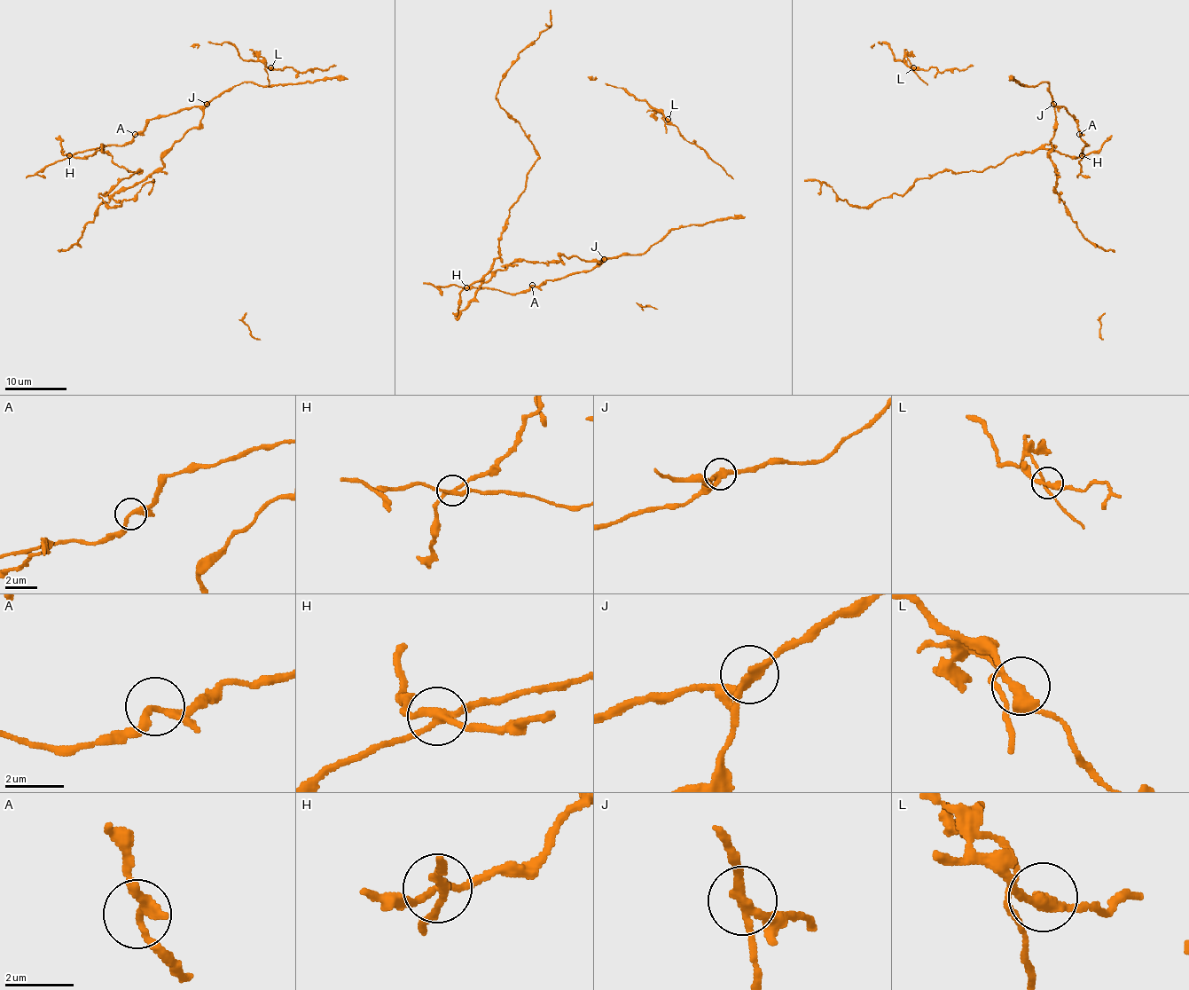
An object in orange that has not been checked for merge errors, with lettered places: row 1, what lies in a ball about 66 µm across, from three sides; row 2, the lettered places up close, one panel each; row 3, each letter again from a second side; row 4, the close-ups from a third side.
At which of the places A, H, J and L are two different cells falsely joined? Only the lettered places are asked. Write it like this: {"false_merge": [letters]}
{"false_merge": ["H", "J"]}

